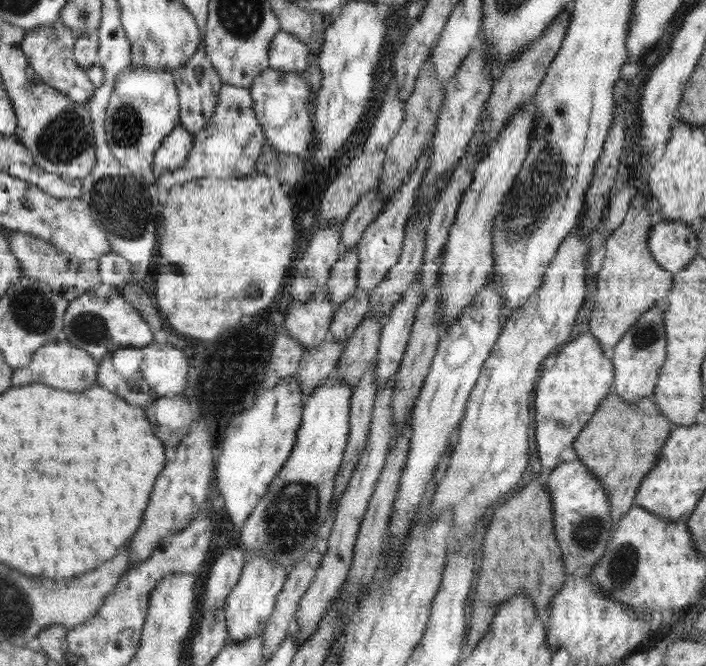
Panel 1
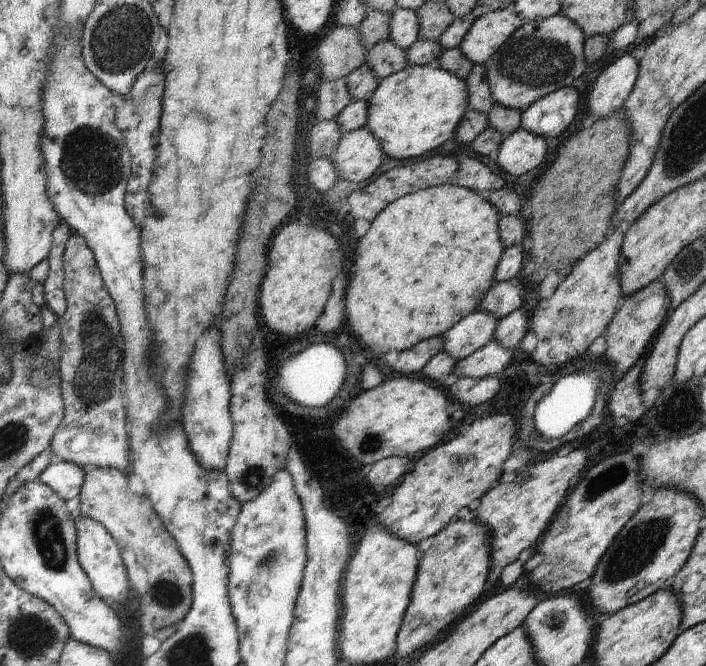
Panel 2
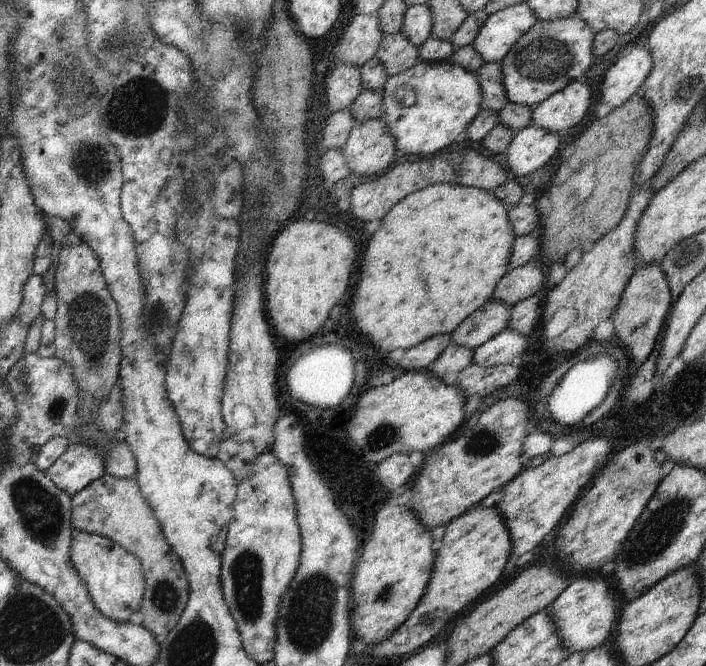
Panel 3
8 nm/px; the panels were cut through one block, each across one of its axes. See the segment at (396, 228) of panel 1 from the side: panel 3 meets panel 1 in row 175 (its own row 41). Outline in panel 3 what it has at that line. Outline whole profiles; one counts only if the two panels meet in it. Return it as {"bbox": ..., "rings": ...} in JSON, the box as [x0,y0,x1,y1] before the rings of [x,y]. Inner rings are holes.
{"bbox":[401,4,432,48],"rings":[[[427,4],[411,5],[406,10],[401,34],[420,48],[428,38],[431,38],[432,26],[432,12]]]}

